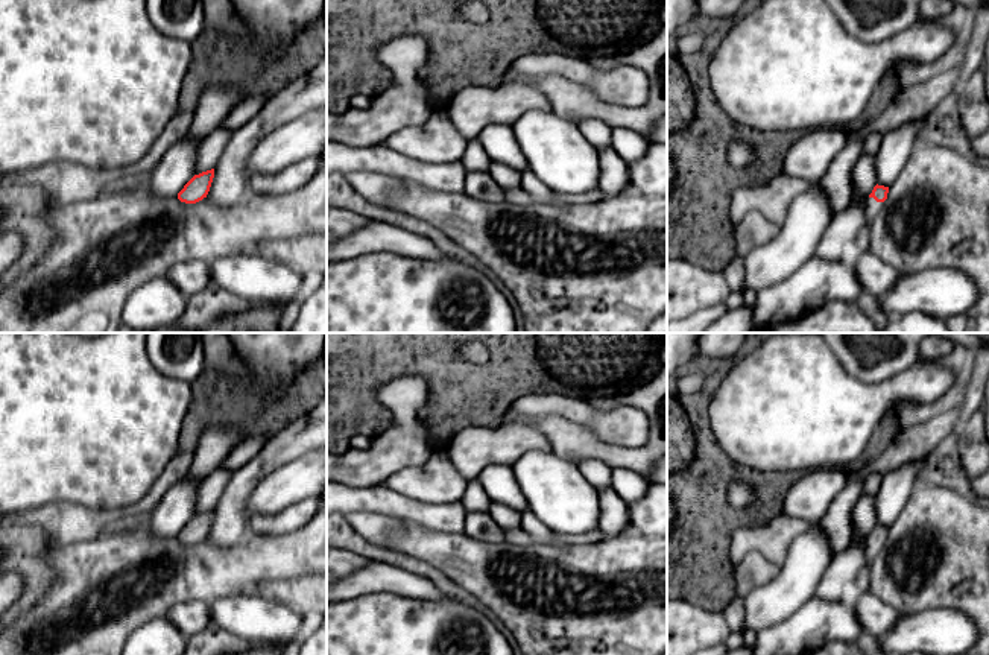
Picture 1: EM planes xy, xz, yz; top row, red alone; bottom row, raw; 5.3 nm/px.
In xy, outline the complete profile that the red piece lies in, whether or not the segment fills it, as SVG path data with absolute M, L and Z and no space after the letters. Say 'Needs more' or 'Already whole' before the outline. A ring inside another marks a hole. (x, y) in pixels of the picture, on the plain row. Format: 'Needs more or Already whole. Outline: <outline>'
Already whole. Outline: M214 509L194 515L178 533L178 540L185 544L196 544L207 538L214 518Z

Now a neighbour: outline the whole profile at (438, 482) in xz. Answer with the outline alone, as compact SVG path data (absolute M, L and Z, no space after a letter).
M447 447L431 450L421 467L397 471L383 486L424 503L448 505L462 502L468 480L453 465Z

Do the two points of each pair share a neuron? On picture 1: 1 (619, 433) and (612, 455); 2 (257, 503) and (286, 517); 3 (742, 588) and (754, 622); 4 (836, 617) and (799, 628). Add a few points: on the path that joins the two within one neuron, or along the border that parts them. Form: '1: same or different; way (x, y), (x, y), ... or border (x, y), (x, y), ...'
1: different; border (591, 432), (623, 447), (641, 447), (649, 438)
2: different; border (309, 499), (272, 514), (257, 514), (248, 523)
3: different; border (775, 578), (746, 598), (745, 622), (740, 629)
4: same; way (827, 617), (808, 628)

